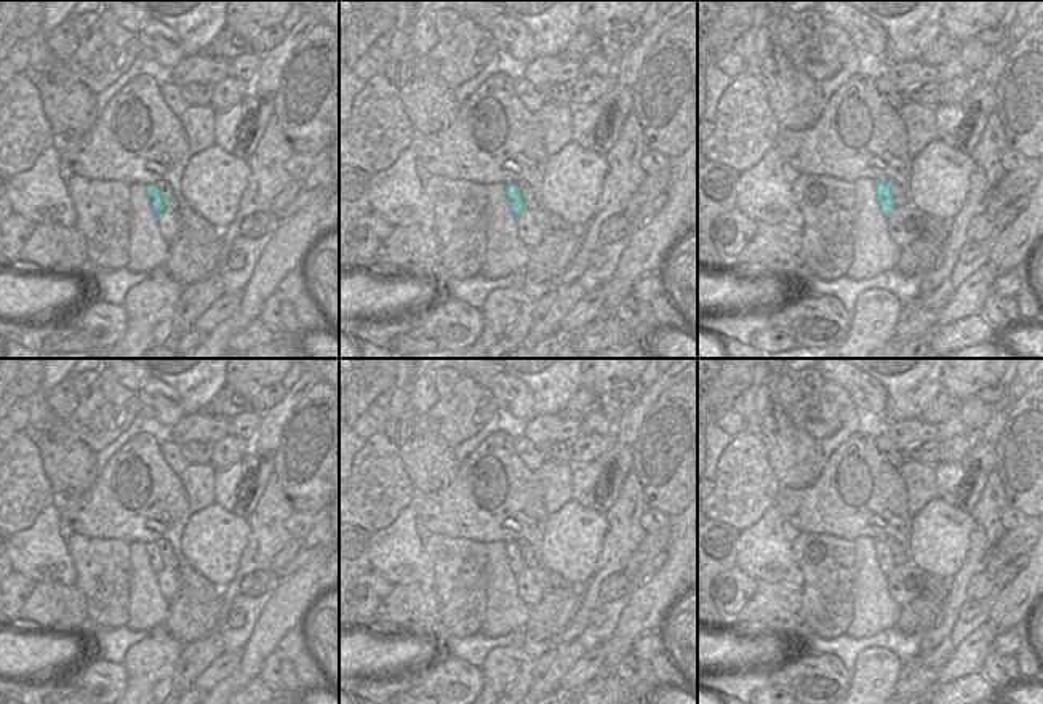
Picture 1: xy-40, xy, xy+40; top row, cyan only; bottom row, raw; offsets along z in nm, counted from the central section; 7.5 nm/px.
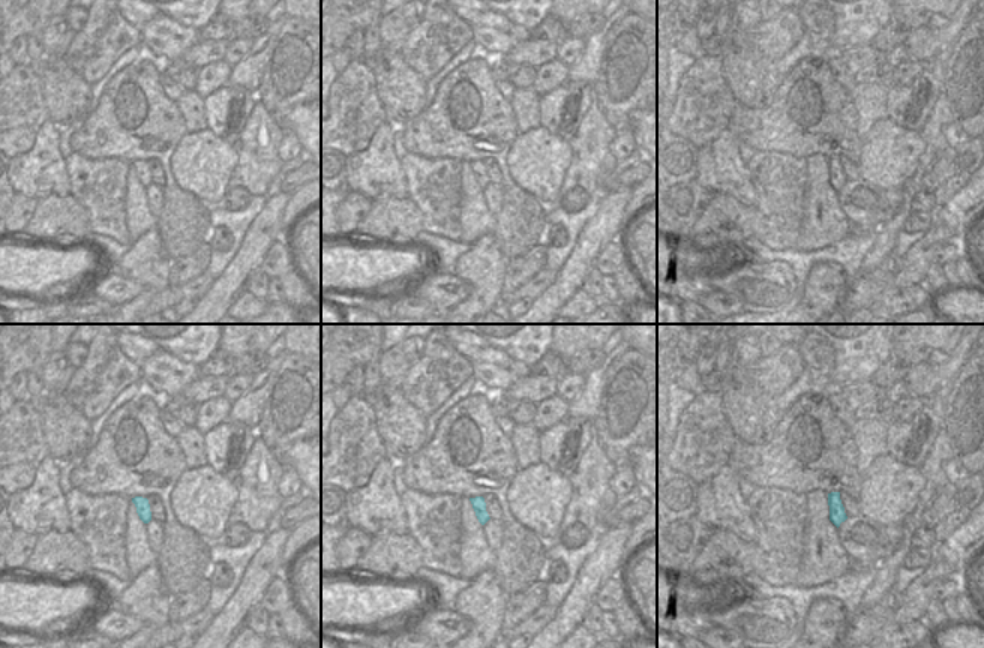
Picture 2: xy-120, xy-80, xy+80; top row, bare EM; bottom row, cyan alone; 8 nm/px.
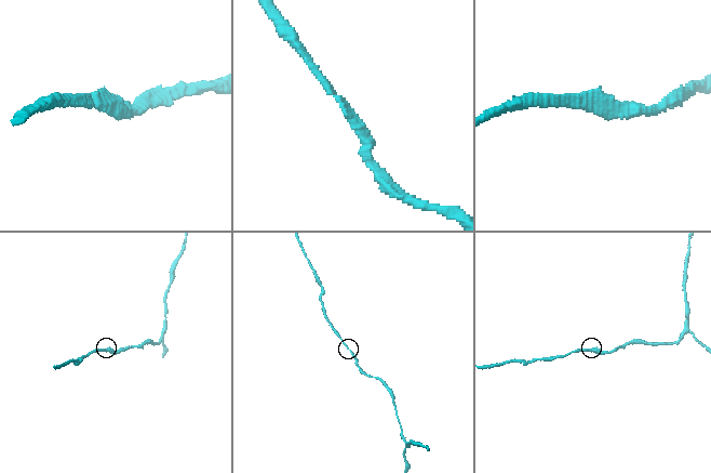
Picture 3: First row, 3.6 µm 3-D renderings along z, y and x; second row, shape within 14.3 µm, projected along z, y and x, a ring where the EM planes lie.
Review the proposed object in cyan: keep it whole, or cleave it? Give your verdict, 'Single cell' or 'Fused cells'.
Single cell.

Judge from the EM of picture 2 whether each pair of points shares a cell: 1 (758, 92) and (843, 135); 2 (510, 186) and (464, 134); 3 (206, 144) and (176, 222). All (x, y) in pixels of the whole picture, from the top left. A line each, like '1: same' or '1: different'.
1: different
2: same
3: different

